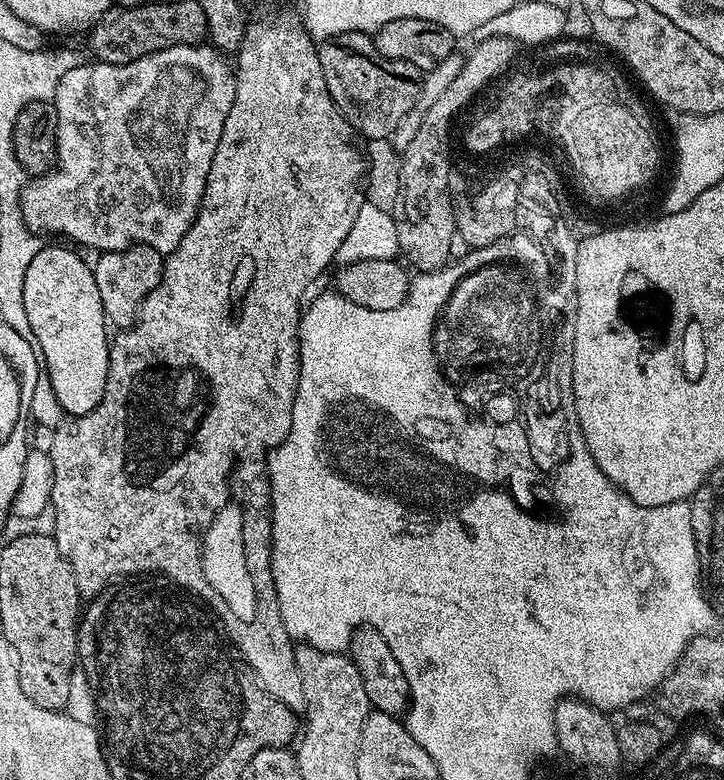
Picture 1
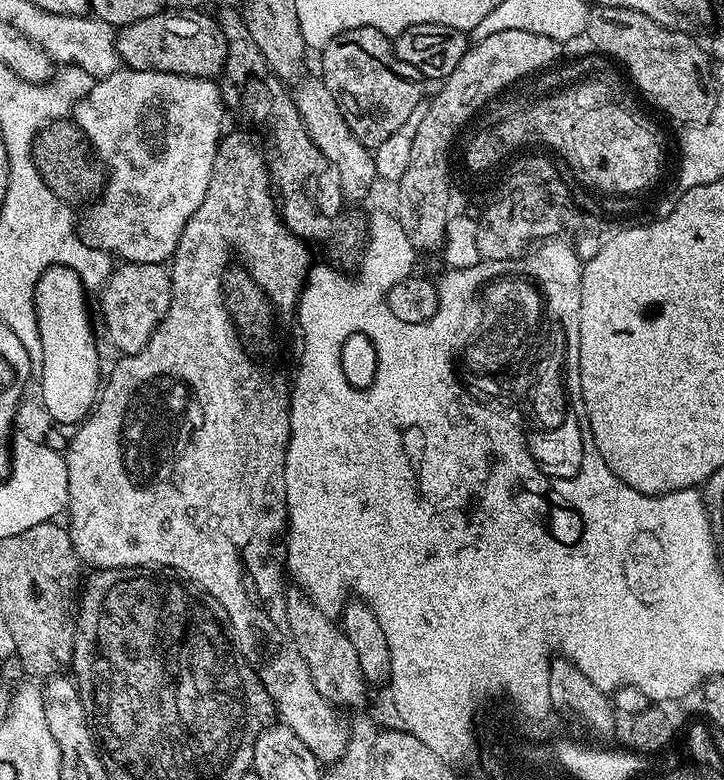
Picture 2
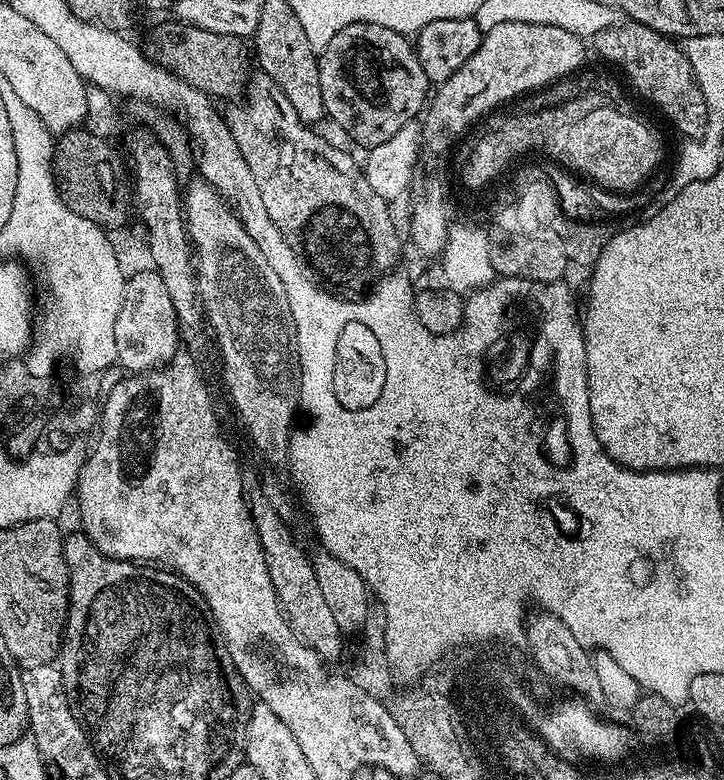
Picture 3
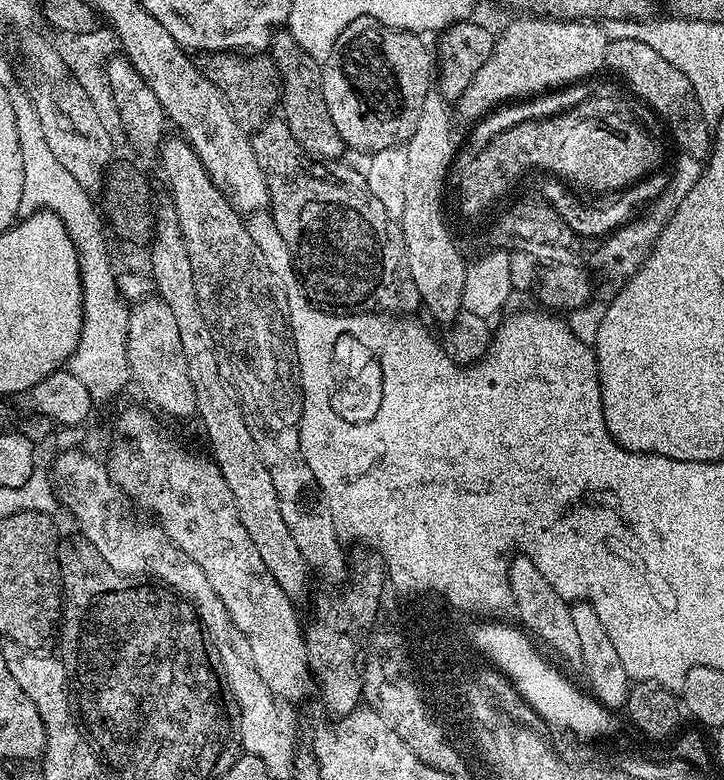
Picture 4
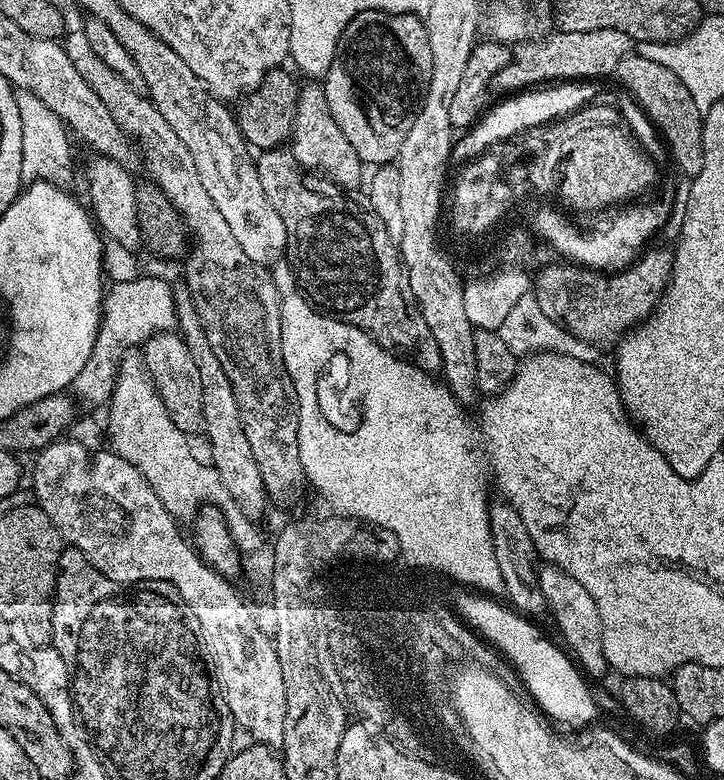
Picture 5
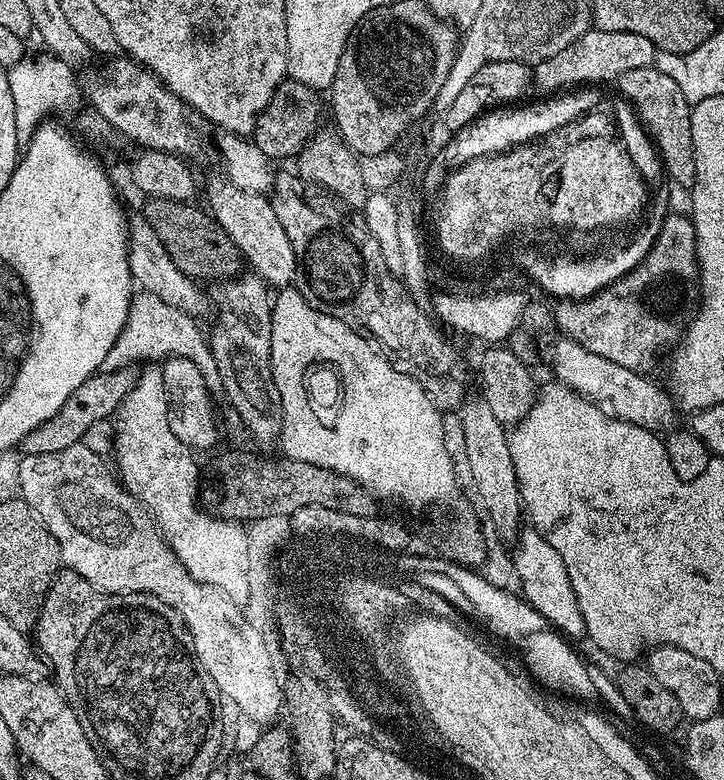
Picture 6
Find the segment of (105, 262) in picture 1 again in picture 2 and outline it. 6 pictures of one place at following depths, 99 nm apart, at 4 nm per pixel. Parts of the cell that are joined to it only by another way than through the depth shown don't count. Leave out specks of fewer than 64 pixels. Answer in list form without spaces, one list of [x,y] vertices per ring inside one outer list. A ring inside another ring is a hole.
[[[124,262],[113,267],[112,274],[100,288],[98,297],[100,297],[100,312],[104,315],[104,328],[108,331],[109,342],[114,346],[112,348],[125,356],[138,354],[138,350],[142,350],[142,346],[146,346],[146,342],[150,342],[154,330],[162,322],[162,318],[170,306],[172,274],[164,264],[130,264]]]

